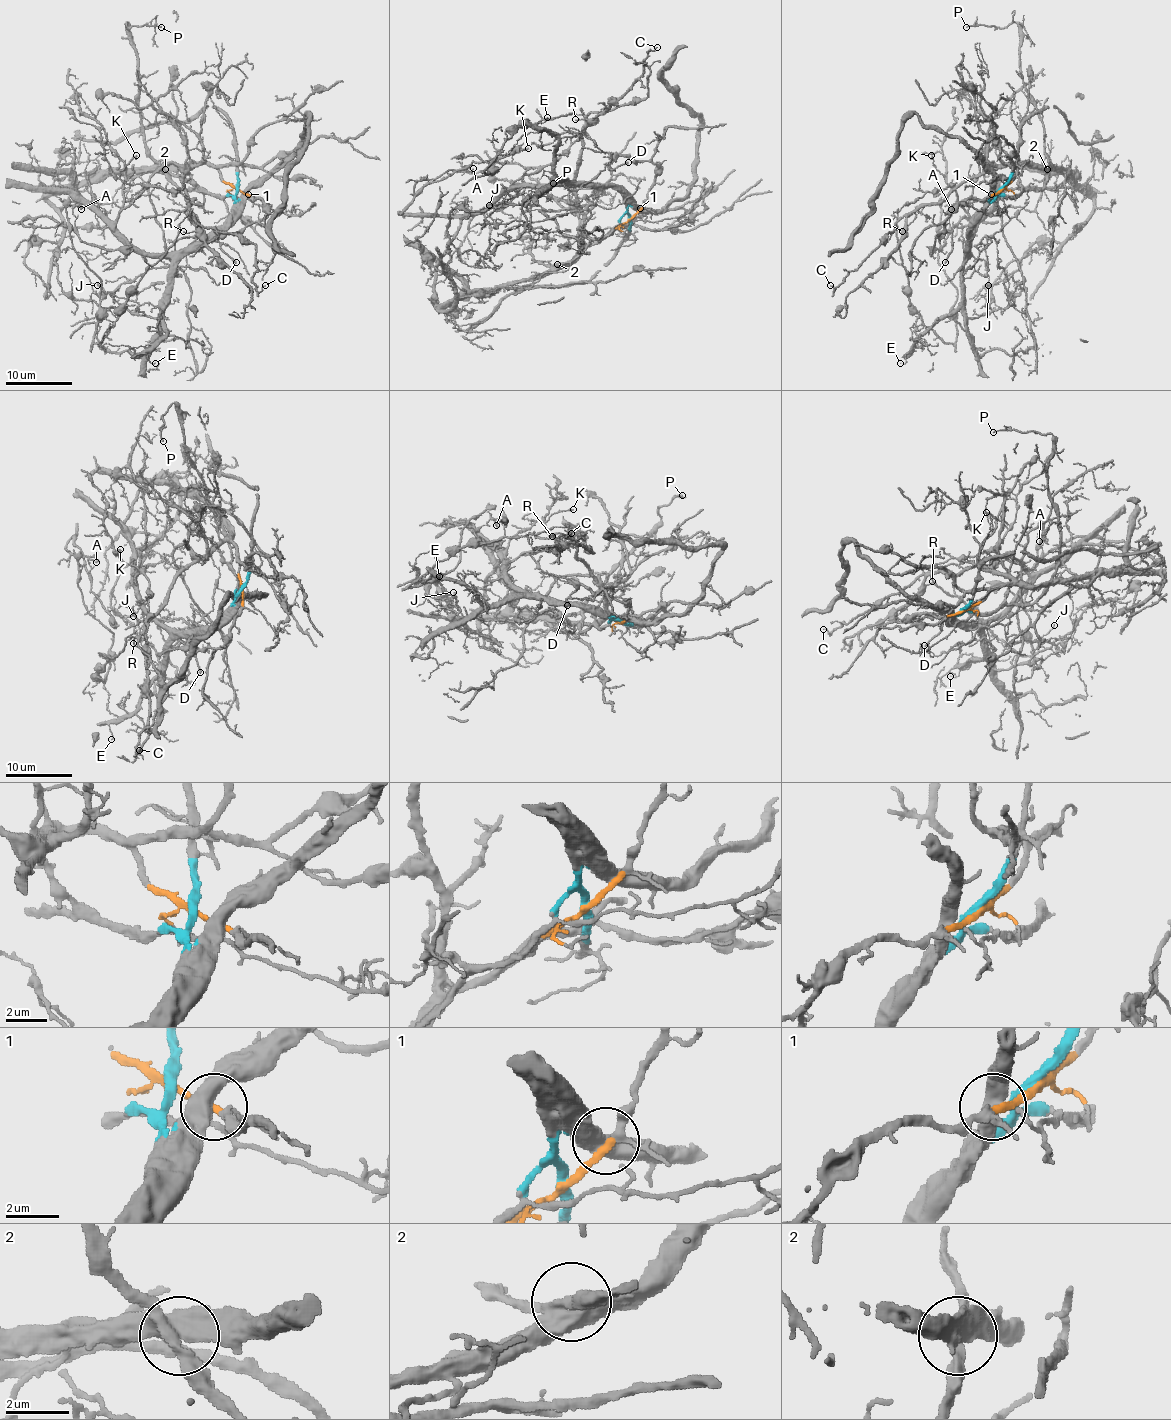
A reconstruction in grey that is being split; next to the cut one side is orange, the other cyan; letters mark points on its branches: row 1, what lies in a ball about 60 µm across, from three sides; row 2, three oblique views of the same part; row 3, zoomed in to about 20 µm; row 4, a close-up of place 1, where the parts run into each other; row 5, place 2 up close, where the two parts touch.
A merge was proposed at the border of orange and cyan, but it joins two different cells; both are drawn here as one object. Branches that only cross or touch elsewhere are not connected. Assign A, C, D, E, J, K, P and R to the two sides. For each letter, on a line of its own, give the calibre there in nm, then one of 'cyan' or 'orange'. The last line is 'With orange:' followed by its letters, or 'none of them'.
A: 160 nm | orange
C: 110 nm | orange
D: 180 nm | orange
E: 80 nm | cyan
J: 110 nm | cyan
K: 200 nm | cyan
P: 140 nm | cyan
R: 110 nm | orange
With orange: A, C, D, R

